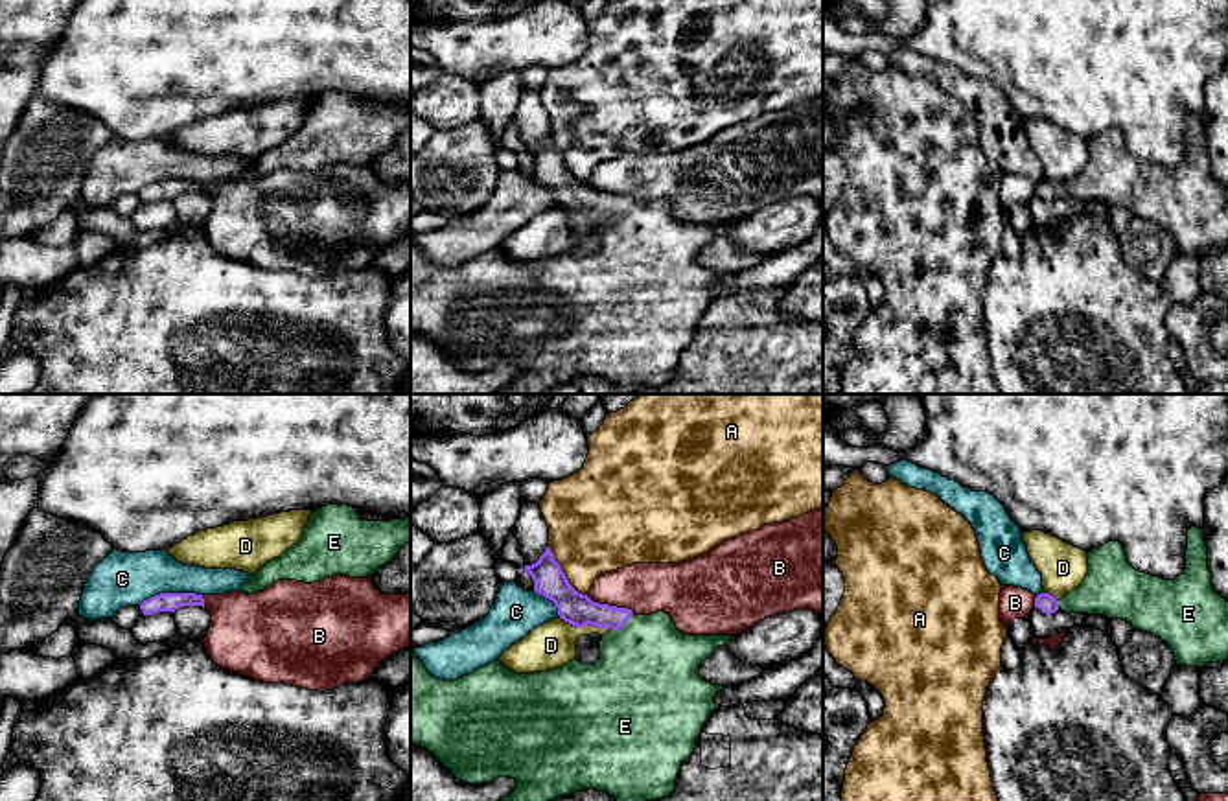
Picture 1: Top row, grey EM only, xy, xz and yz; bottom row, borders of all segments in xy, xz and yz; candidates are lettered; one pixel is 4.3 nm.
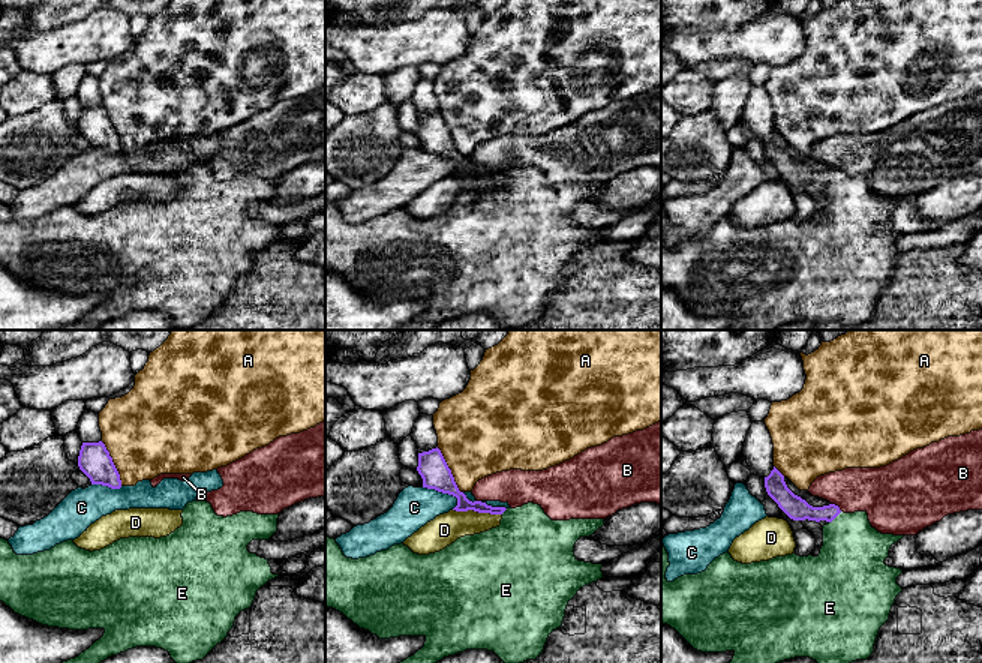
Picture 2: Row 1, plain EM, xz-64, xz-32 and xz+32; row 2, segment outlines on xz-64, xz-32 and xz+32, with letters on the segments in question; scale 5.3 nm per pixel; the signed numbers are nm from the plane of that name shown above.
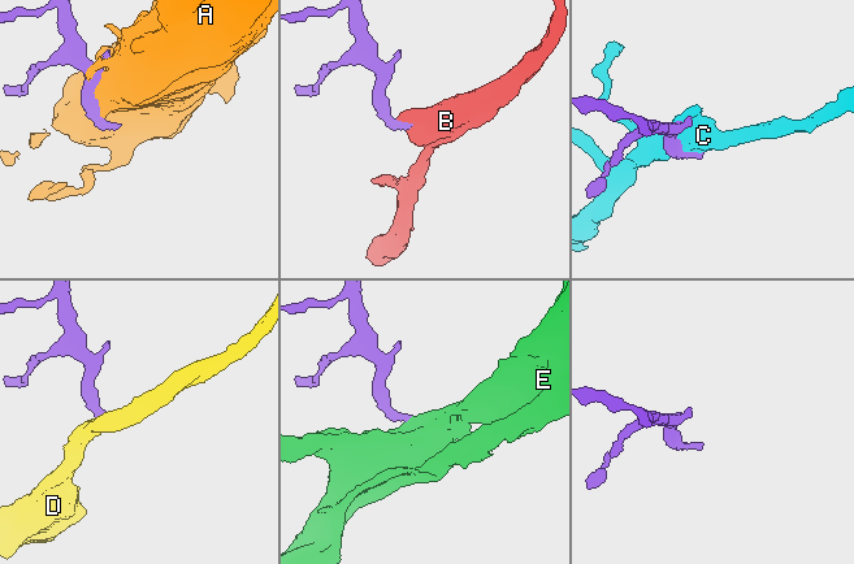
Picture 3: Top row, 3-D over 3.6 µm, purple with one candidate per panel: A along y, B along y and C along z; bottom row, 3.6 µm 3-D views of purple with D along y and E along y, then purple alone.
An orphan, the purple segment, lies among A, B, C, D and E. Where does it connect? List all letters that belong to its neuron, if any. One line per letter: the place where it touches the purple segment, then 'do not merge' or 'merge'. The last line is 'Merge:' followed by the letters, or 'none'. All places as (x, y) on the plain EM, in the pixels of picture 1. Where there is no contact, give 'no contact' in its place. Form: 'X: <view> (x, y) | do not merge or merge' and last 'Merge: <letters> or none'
A: xz (564, 161) | do not merge
B: xz (608, 192) | do not merge
C: xy (170, 181) | do not merge
D: xz (586, 212) | do not merge
E: xz (623, 212) | merge
Merge: E

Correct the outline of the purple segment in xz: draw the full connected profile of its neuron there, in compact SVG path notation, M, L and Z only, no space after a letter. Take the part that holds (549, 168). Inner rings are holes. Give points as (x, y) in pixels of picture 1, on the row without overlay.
M550 134L532 153L525 153L534 168L534 179L552 188L560 206L584 215L609 215L602 223L600 247L582 252L578 245L567 252L516 261L499 247L453 269L427 260L411 236L411 331L429 337L453 363L468 372L512 365L517 376L495 394L545 394L549 389L580 377L608 379L620 394L641 394L665 387L676 376L681 352L694 341L696 328L711 300L720 293L714 282L724 274L711 273L700 263L700 252L733 223L685 223L665 199L635 203L628 195L593 190L567 168Z

